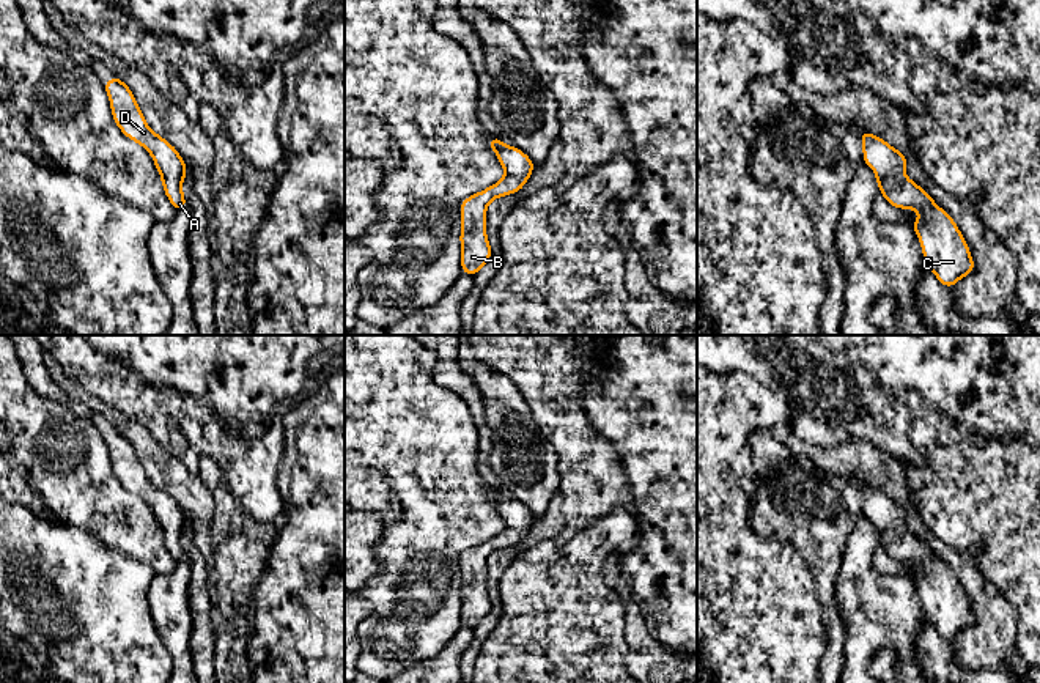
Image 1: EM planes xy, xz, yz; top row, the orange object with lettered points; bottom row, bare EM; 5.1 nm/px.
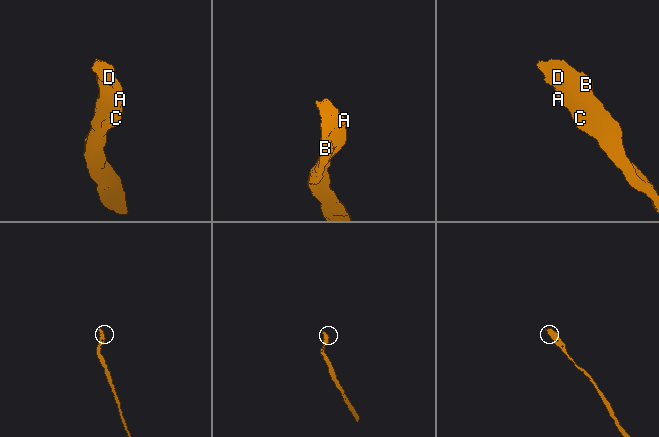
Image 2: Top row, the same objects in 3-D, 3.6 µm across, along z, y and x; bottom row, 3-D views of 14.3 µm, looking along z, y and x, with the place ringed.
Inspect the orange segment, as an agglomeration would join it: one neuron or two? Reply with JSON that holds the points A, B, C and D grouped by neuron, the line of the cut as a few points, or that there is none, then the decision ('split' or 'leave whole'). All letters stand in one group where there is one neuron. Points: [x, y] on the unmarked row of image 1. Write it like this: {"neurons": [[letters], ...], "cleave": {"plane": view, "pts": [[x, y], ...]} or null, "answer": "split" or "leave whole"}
{"neurons": [["A", "B", "C", "D"]], "cleave": null, "answer": "leave whole"}

